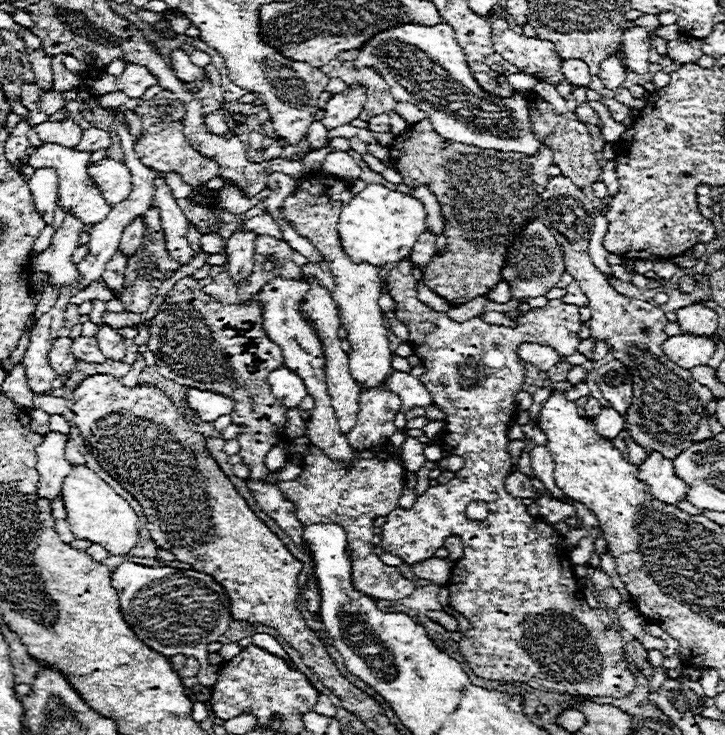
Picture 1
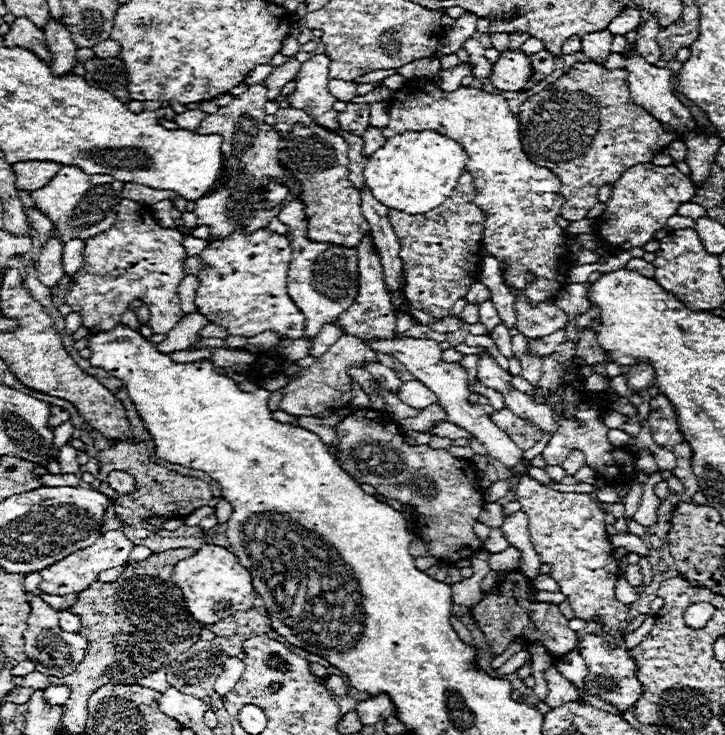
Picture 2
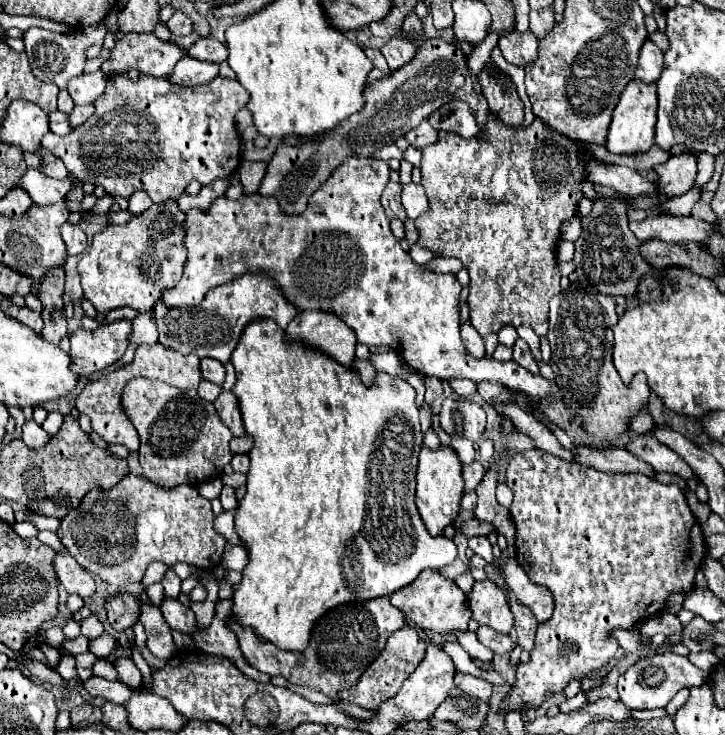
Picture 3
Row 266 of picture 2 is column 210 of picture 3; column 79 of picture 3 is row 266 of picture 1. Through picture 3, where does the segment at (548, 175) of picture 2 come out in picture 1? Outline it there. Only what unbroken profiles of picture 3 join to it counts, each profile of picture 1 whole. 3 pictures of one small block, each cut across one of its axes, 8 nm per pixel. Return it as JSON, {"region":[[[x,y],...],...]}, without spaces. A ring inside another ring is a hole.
{"region":[[[532,220],[530,226],[526,226],[520,238],[516,238],[516,242],[512,244],[512,250],[508,252],[508,266],[502,270],[504,280],[512,288],[512,298],[526,300],[534,296],[544,296],[548,290],[552,290],[552,286],[560,280],[562,274],[564,266],[558,242],[540,220]]]}

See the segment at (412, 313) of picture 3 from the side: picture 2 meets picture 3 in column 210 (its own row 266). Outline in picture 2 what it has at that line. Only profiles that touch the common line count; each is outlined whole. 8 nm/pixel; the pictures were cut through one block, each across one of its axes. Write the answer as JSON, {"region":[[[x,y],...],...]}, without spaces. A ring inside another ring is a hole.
{"region":[[[234,230],[232,236],[222,240],[212,240],[200,254],[204,268],[196,274],[200,286],[196,290],[196,308],[210,322],[228,330],[230,336],[258,336],[262,332],[274,332],[280,338],[298,340],[304,338],[306,316],[296,308],[292,298],[286,294],[286,274],[292,260],[292,246],[286,236],[280,236],[270,230],[256,230],[254,234],[244,234]]]}

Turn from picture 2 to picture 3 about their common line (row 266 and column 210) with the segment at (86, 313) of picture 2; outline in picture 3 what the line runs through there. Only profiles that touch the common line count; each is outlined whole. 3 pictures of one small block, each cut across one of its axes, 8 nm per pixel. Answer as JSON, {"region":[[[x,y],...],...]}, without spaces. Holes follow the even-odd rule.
{"region":[[[116,74],[106,86],[110,86],[106,92],[112,92],[112,120],[106,108],[106,114],[100,112],[100,122],[86,120],[60,140],[52,132],[42,140],[42,148],[58,156],[70,174],[78,176],[82,182],[92,182],[102,186],[108,194],[124,198],[136,190],[144,190],[154,202],[166,202],[180,198],[190,180],[208,186],[218,178],[228,178],[240,164],[240,136],[234,126],[234,116],[248,102],[248,92],[244,92],[238,80],[216,76],[216,80],[204,86],[176,88],[168,84],[166,78],[156,80],[154,76],[142,76],[138,82],[132,82]]]}

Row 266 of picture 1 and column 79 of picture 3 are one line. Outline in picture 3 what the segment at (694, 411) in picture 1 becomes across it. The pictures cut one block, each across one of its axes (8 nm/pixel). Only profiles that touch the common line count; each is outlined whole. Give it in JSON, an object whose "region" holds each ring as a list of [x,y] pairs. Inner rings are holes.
{"region":[[[58,552],[54,560],[56,576],[68,594],[78,594],[80,598],[90,598],[96,592],[94,578],[80,566],[68,552]]]}

